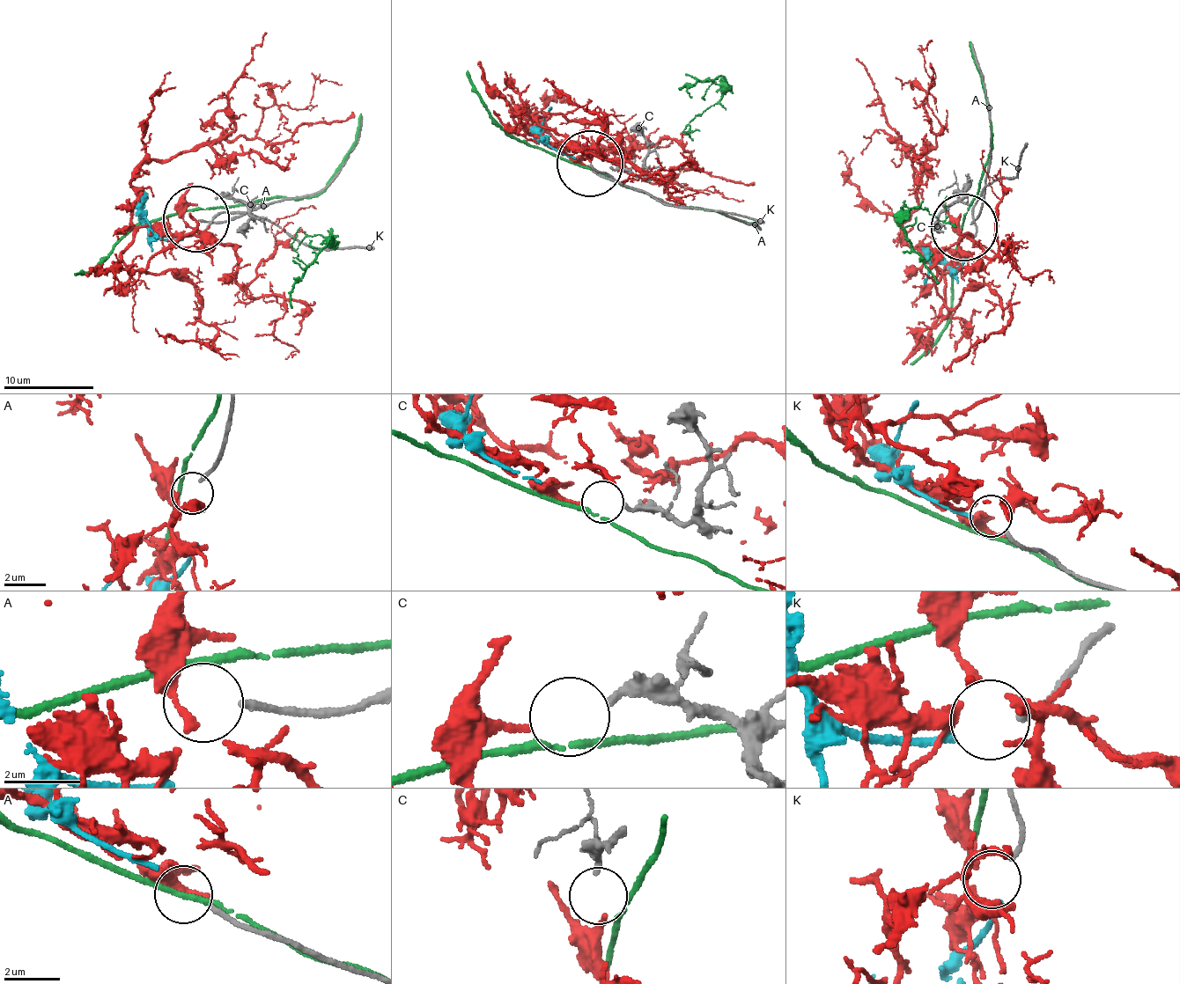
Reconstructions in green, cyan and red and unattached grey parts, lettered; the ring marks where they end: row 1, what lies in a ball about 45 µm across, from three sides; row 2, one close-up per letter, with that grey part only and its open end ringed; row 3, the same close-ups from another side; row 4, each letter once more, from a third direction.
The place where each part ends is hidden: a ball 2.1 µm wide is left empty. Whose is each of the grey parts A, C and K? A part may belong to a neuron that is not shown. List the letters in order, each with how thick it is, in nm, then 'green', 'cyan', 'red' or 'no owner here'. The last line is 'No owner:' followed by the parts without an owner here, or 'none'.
A: 190 nm thick; no owner here
C: 240 nm thick; red
K: 180 nm thick; cyan
No owner: A

